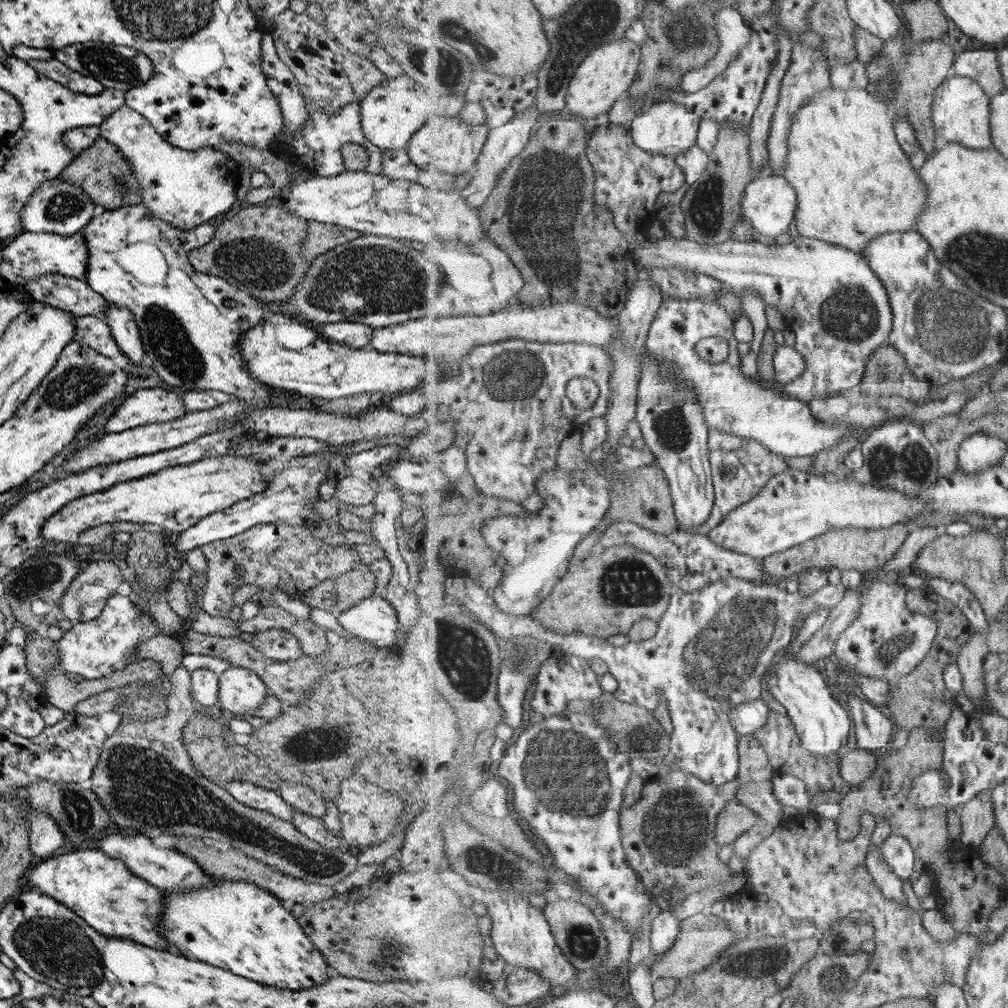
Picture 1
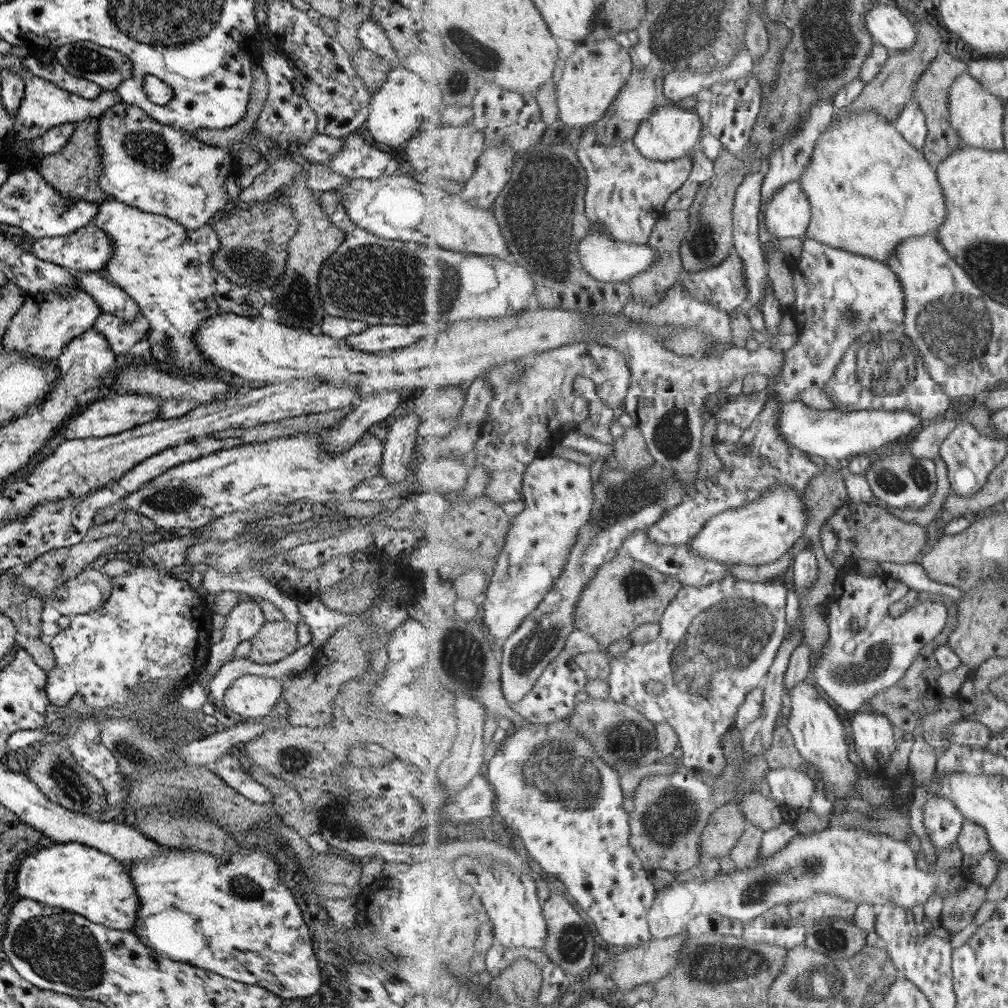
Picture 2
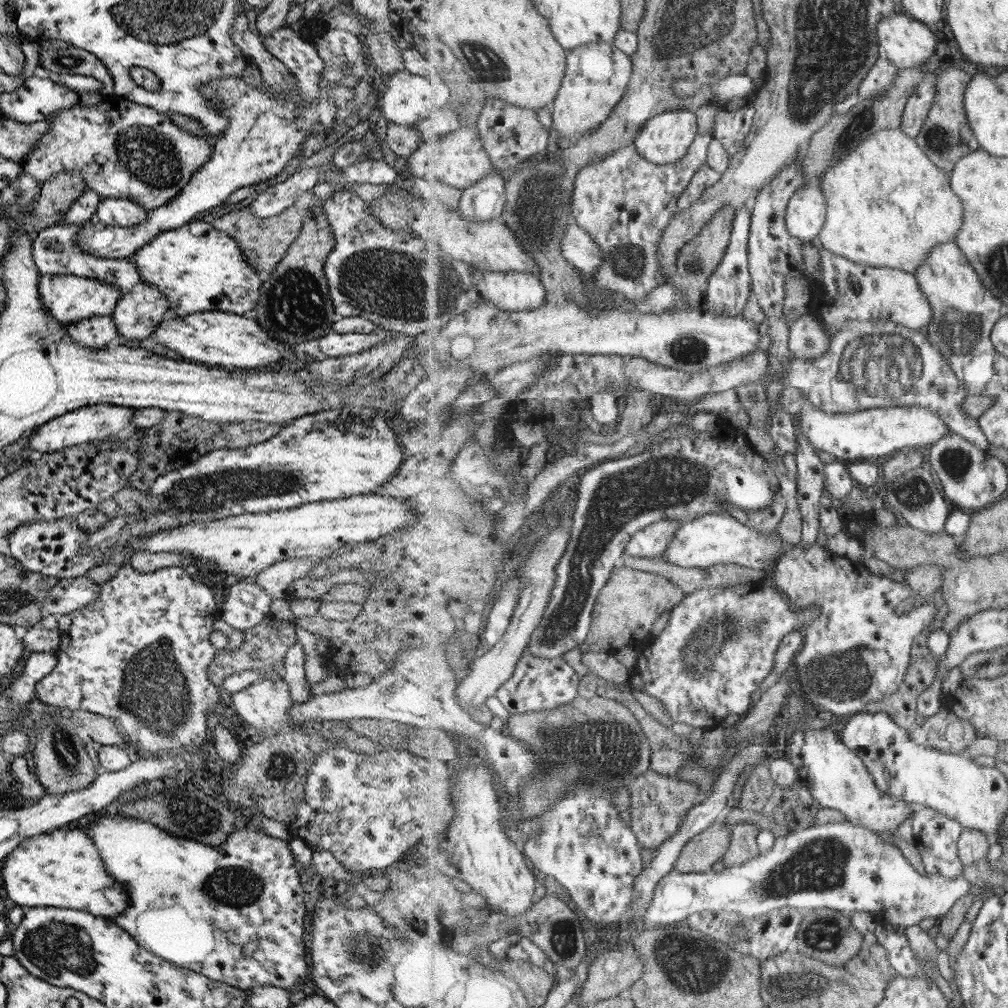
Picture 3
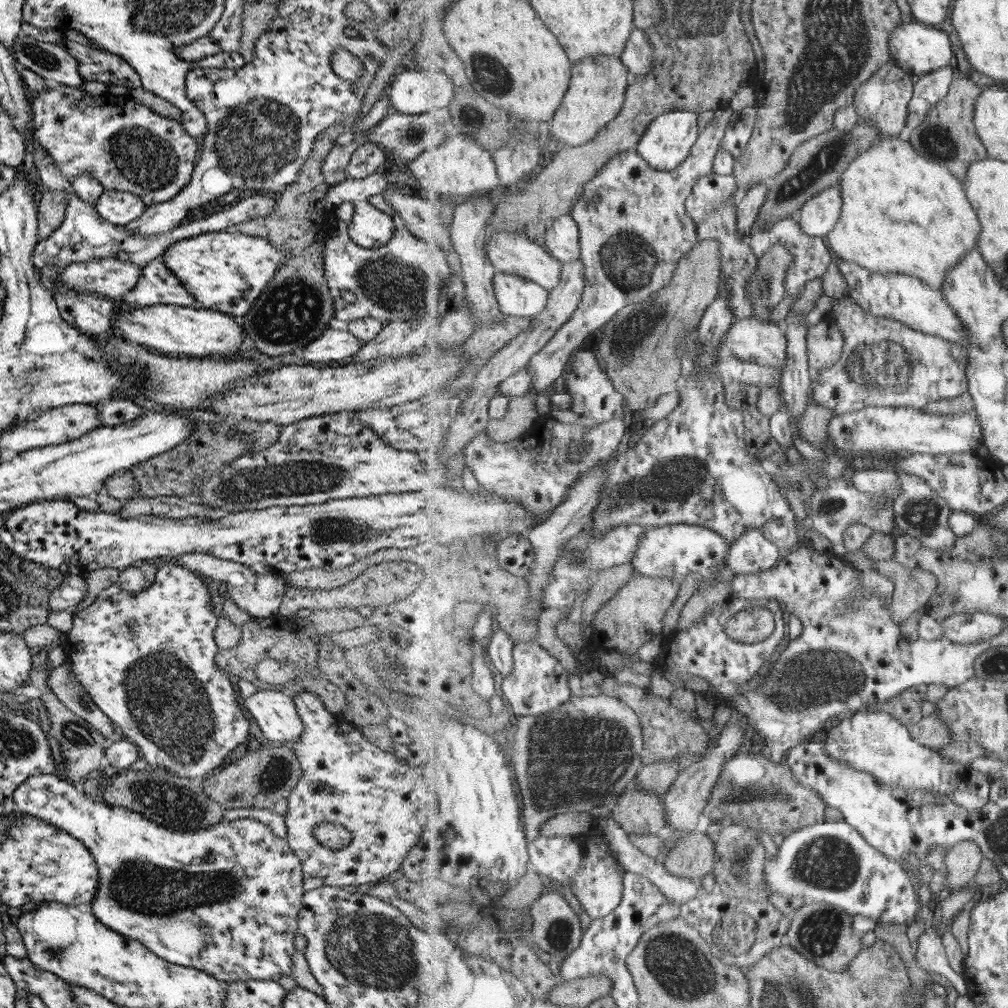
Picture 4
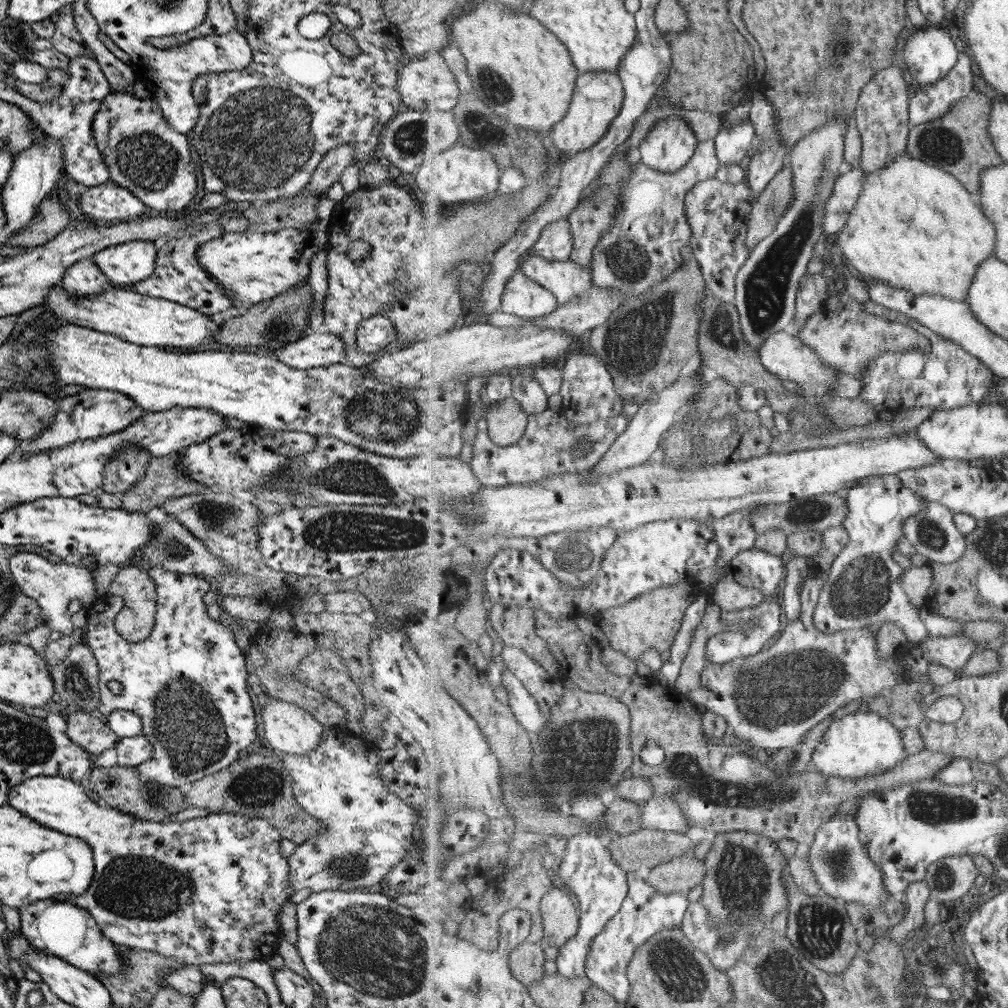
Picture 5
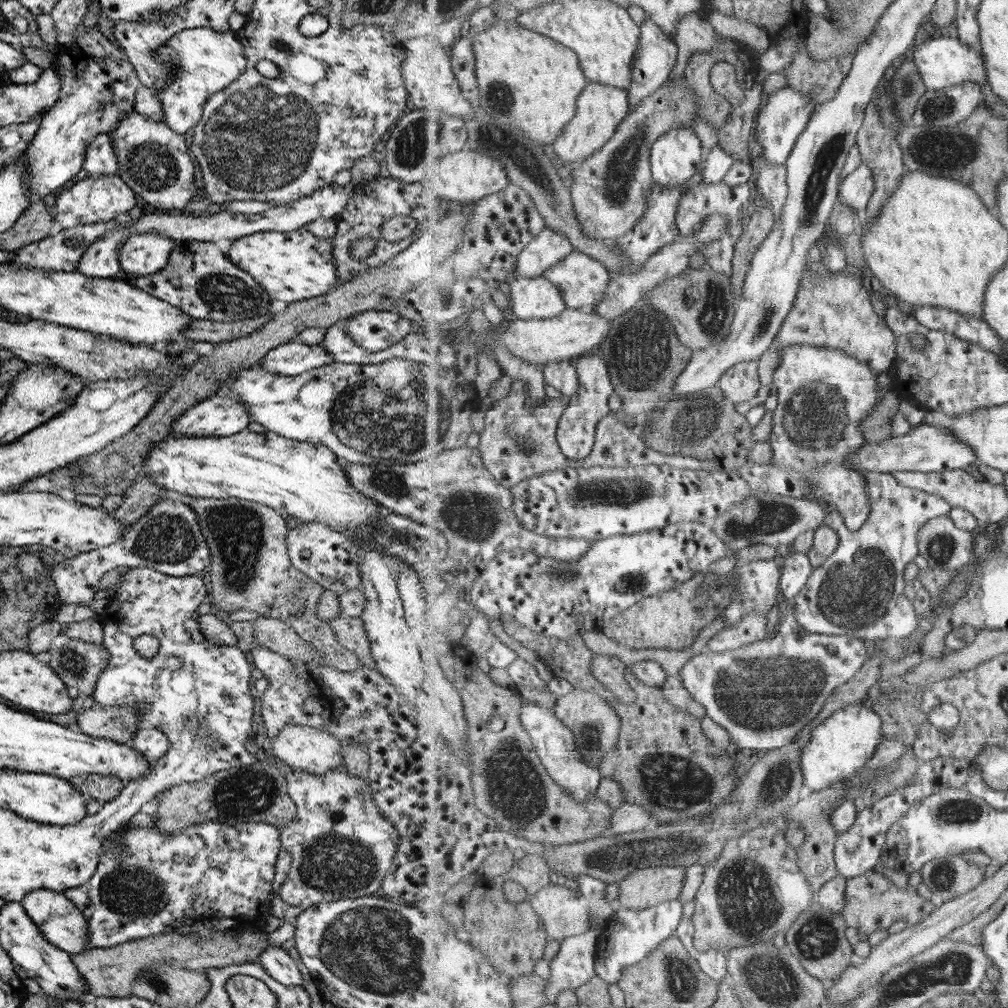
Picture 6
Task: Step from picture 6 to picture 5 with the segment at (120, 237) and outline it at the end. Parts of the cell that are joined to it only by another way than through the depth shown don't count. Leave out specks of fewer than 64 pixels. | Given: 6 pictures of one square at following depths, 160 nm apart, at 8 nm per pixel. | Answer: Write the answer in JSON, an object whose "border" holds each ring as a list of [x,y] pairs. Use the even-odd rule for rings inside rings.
{"border":[[[92,256],[78,259],[60,280],[61,289],[71,297],[91,297],[113,287],[92,260]]]}

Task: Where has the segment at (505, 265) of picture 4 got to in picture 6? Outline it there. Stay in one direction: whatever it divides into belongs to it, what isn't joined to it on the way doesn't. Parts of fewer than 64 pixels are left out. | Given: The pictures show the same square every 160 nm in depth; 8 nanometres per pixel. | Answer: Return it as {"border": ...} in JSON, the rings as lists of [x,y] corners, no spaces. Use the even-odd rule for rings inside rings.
{"border":[[[571,253],[544,272],[561,291],[568,309],[594,309],[603,304],[613,275],[606,265],[585,253]]]}

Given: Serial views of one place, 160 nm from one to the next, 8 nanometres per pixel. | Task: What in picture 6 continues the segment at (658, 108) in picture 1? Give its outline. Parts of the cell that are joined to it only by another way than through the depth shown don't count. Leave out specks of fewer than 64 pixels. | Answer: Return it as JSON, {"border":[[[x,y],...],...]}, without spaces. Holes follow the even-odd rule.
{"border":[[[692,128],[666,132],[651,153],[654,182],[664,187],[682,187],[704,170],[701,140]]]}

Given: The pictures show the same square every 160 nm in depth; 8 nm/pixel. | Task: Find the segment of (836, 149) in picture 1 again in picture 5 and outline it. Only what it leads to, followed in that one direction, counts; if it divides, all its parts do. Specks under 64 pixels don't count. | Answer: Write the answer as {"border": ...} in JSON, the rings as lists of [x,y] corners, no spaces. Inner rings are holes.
{"border":[[[907,151],[899,154],[887,168],[866,176],[863,196],[837,240],[851,267],[873,279],[888,282],[891,288],[903,288],[923,296],[941,295],[967,303],[974,276],[982,262],[993,256],[997,240],[997,229],[983,213],[982,205],[948,170],[911,158]]]}

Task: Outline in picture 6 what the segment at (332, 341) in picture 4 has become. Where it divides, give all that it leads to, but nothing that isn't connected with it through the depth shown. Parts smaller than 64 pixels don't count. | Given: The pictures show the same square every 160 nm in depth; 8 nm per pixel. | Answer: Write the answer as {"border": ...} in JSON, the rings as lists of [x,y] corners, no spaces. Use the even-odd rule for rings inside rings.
{"border":[[[299,340],[274,346],[261,358],[260,365],[272,375],[297,376],[312,368],[331,364],[332,354],[321,345],[306,345]]]}

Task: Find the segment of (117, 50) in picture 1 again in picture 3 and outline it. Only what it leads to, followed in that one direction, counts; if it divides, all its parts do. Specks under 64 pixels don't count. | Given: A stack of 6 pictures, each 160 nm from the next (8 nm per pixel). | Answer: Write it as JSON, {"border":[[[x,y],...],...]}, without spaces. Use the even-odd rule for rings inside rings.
{"border":[[[59,47],[56,50],[39,49],[38,66],[57,74],[91,76],[102,84],[102,97],[113,94],[112,78],[106,66],[88,50],[77,47]]]}

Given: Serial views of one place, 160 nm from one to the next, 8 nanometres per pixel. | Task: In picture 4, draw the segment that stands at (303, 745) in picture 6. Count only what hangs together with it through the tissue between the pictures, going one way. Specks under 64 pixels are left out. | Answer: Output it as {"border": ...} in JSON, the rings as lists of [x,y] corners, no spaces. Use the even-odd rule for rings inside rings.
{"border":[[[258,689],[243,700],[243,706],[272,745],[284,744],[302,733],[303,725],[292,698],[284,693]]]}

